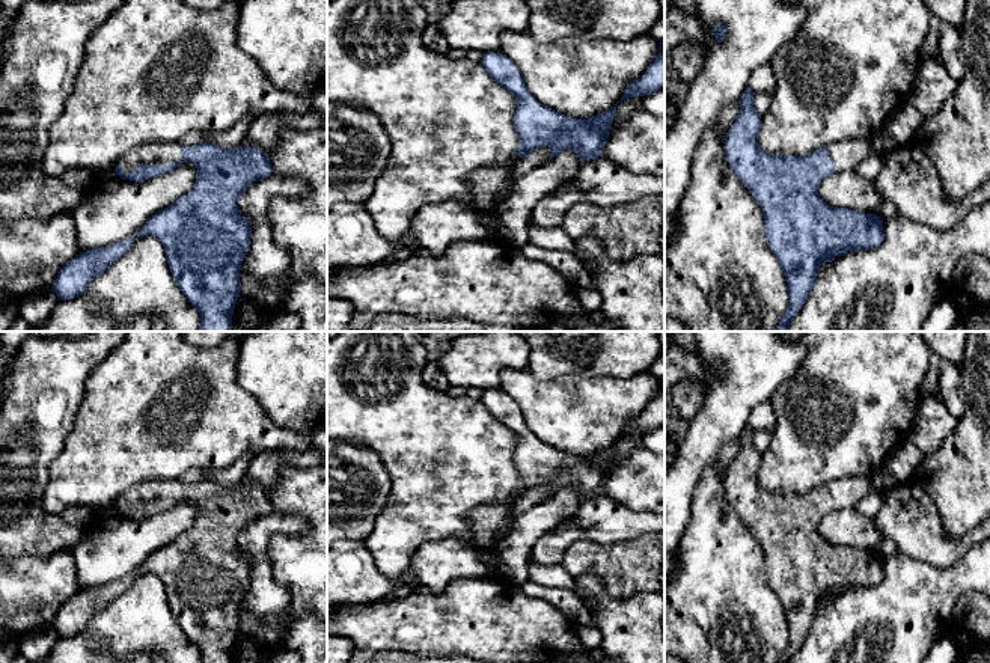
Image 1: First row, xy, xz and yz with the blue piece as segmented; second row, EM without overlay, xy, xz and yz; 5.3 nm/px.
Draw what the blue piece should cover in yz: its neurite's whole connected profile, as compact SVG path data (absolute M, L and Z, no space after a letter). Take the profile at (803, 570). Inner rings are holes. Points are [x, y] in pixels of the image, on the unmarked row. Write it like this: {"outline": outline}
{"outline": "M747 425L738 437L740 448L725 476L725 493L761 544L767 582L781 601L790 633L779 663L790 663L808 637L823 601L851 588L878 585L885 577L883 558L877 551L833 545L818 532L824 515L835 509L856 508L872 487L868 478L844 476L803 494L768 491L758 482L761 454L753 445L753 432Z"}

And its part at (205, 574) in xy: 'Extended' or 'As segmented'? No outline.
Extended

